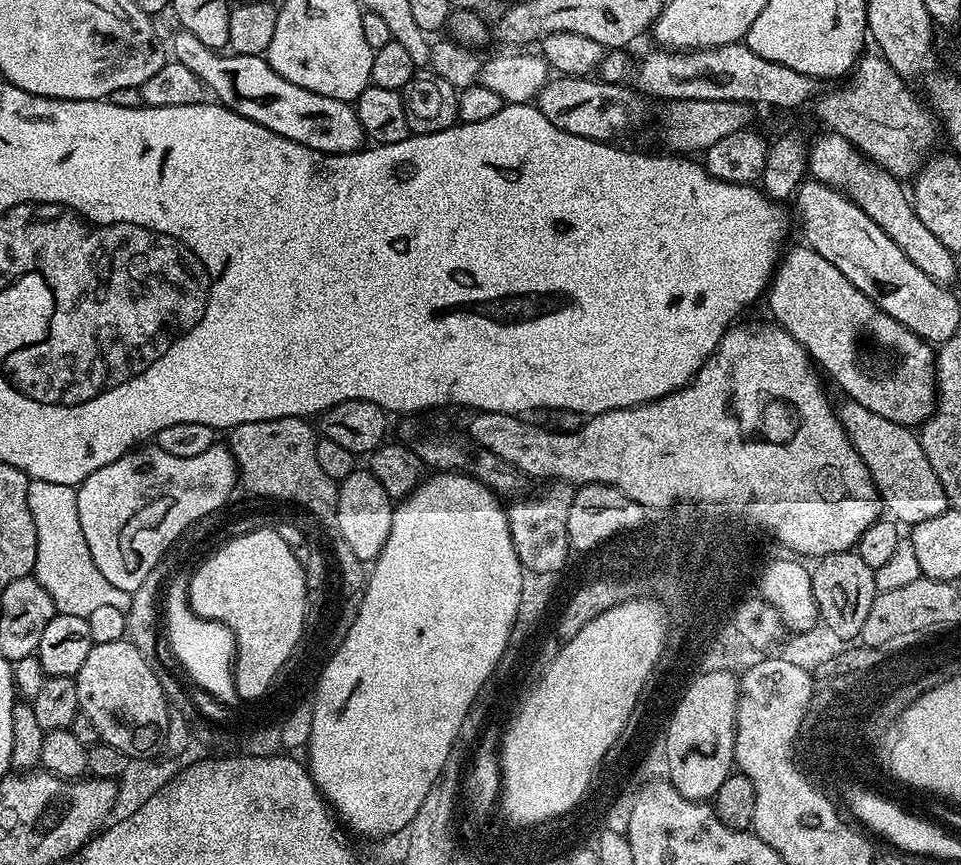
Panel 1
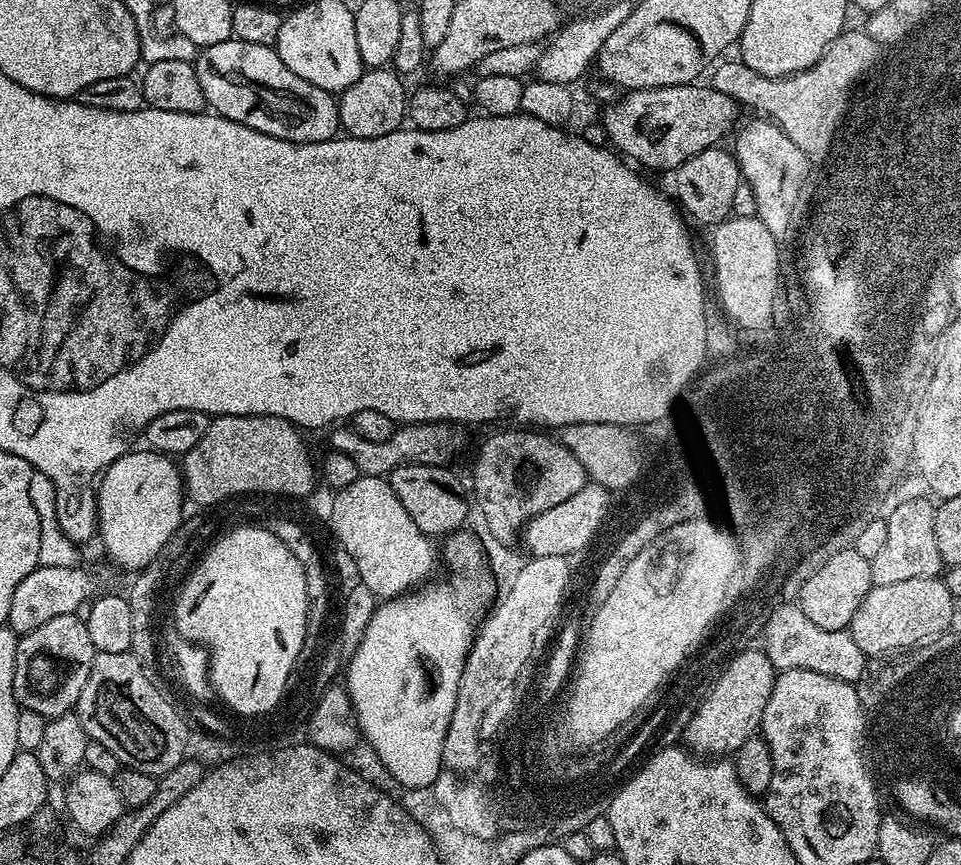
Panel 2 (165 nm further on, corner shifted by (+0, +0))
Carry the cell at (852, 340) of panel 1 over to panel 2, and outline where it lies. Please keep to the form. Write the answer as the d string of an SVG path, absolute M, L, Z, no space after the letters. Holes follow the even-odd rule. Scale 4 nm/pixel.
M732 216L715 225L712 236L712 272L716 275L716 296L724 312L744 328L773 323L773 312L782 288L781 245L766 230L759 216Z

